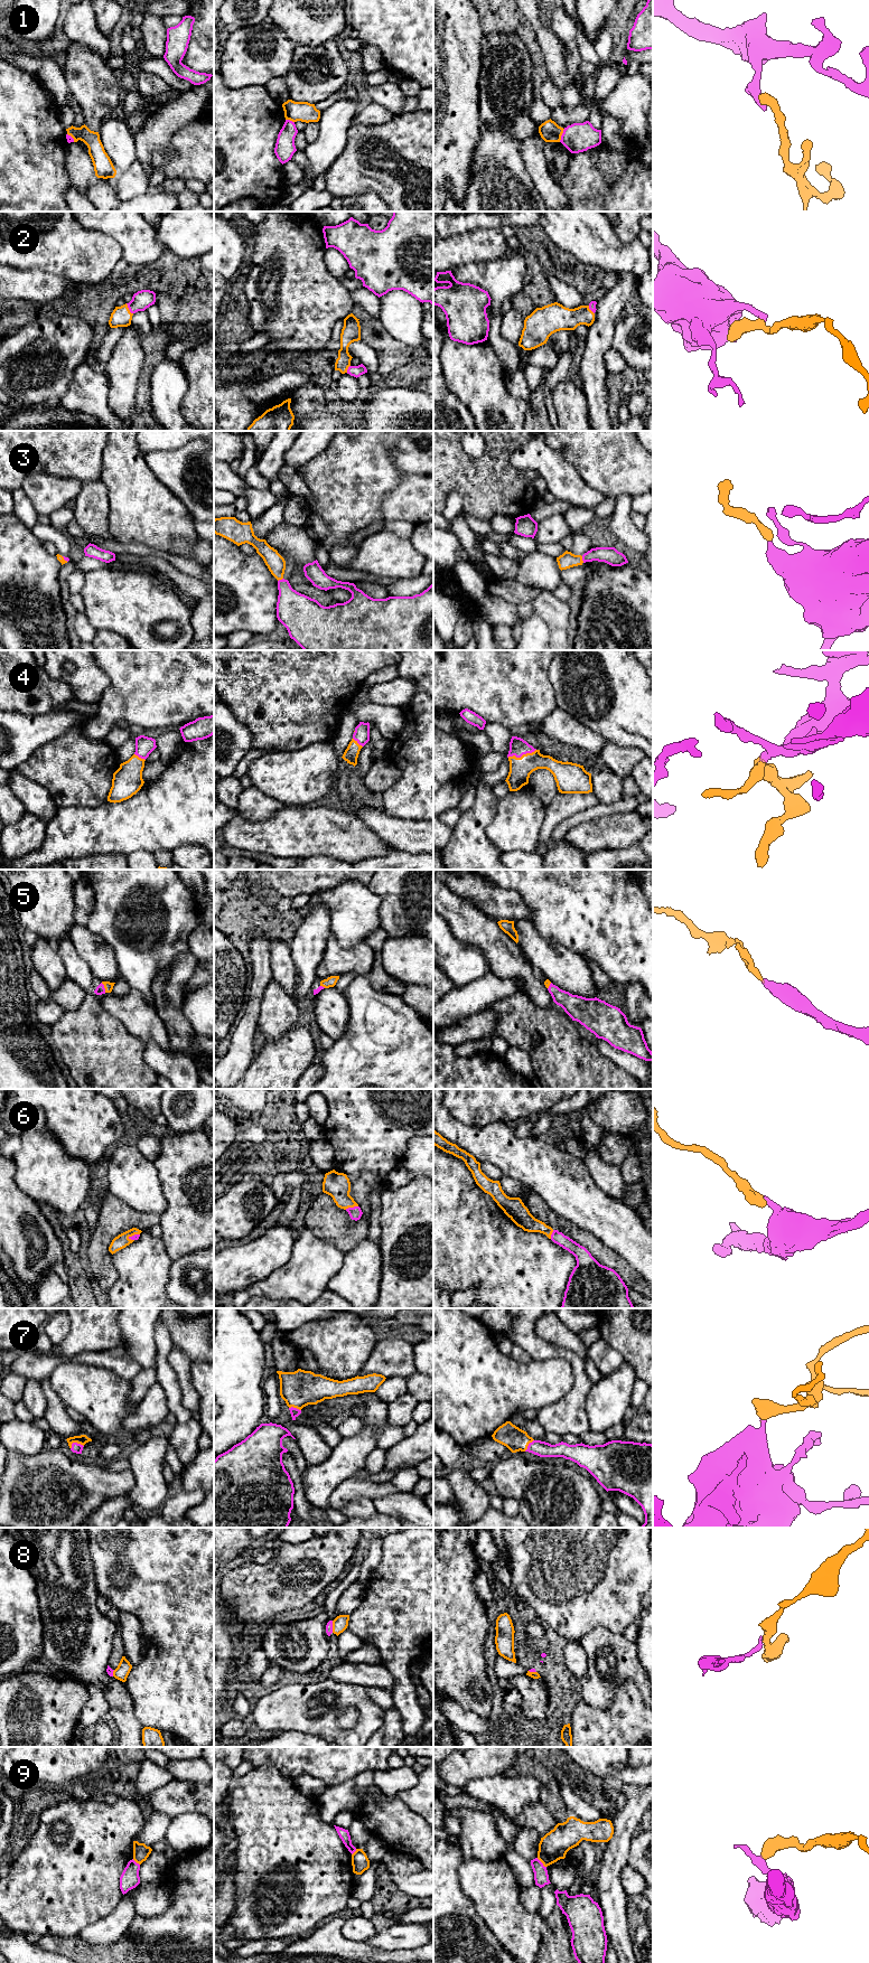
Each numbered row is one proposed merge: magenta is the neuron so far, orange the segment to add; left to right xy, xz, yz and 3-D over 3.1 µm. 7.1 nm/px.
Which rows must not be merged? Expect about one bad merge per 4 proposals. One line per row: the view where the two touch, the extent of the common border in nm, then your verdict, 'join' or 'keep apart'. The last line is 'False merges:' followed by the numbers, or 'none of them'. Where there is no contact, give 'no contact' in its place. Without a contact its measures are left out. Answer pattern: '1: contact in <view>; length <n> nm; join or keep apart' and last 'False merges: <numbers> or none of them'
1: contact in yz; length 100 nm; keep apart
2: contact in xy; length 90 nm; join
3: contact in yz; length 50 nm; join
4: contact in yz; length 220 nm; join
5: contact in xy; length 80 nm; join
6: contact in xz; length 100 nm; join
7: contact in xy; length 100 nm; join
8: contact in xz; length 90 nm; keep apart
9: contact in yz; length 100 nm; keep apart
False merges: 1, 8, 9

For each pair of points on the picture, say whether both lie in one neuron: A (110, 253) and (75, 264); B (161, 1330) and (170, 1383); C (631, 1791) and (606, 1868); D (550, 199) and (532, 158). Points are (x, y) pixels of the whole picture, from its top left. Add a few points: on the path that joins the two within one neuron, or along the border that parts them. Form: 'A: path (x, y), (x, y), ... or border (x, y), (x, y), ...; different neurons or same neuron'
A: path (101, 253), (84, 256); same neuron
B: path (162, 1343), (164, 1370); same neuron
C: path (631, 1810), (617, 1849); same neuron
D: path (548, 189), (536, 168); same neuron

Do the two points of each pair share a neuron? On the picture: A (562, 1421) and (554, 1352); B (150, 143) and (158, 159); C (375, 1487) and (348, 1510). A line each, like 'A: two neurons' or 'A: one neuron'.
A: one neuron
B: two neurons
C: two neurons

